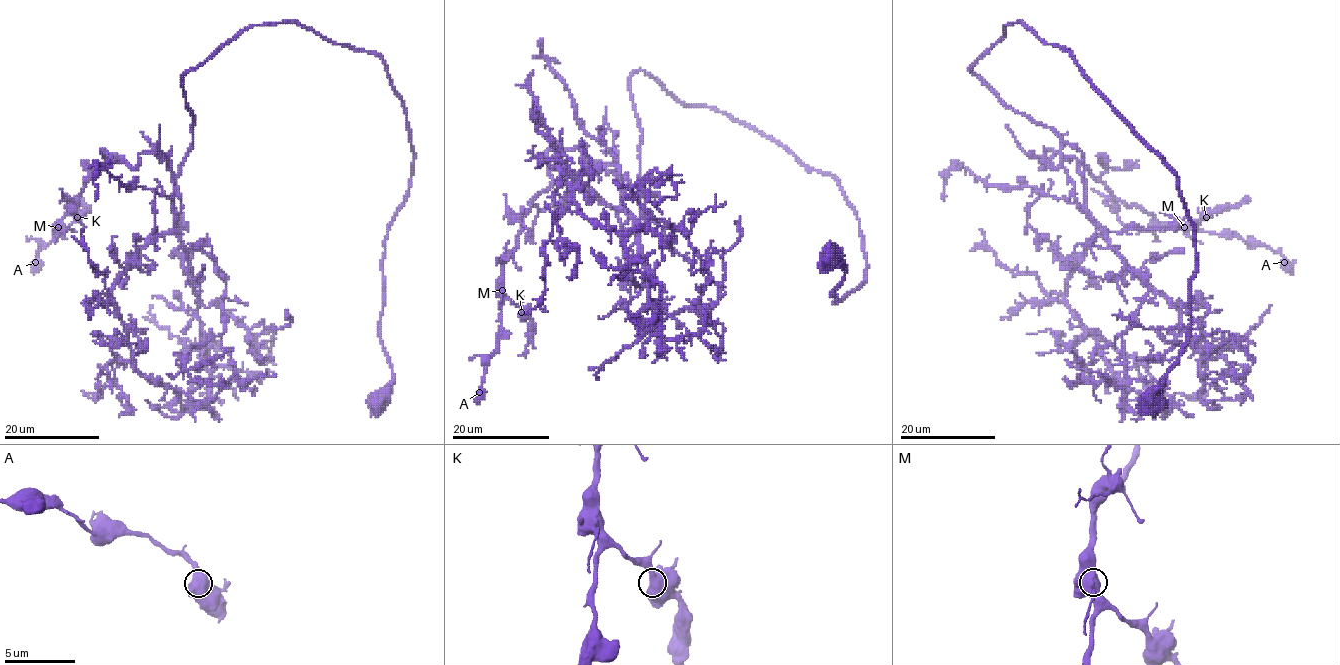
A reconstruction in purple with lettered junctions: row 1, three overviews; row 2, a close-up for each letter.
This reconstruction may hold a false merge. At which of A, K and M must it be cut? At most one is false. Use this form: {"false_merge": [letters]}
{"false_merge": []}

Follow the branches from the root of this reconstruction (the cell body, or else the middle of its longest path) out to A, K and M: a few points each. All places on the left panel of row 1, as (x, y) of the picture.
A: (376, 404), (414, 149), (374, 53), (242, 29), (183, 77), (179, 174), (102, 149), (35, 262)
K: (376, 404), (414, 157), (378, 55), (242, 29), (183, 77), (179, 174), (102, 149), (58, 226), (77, 217)
M: (376, 404), (414, 157), (378, 55), (242, 29), (183, 77), (179, 174), (102, 149), (58, 227)

